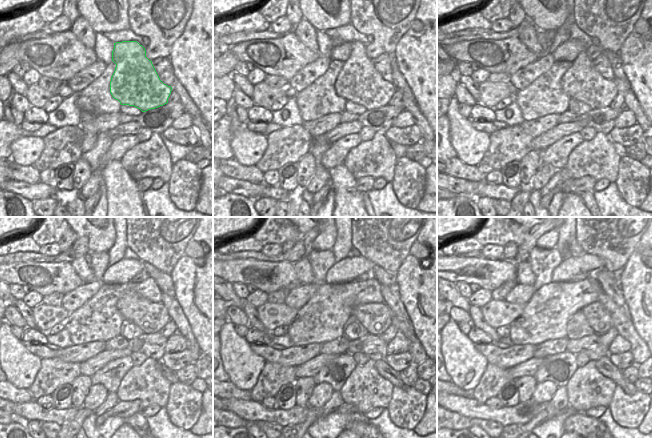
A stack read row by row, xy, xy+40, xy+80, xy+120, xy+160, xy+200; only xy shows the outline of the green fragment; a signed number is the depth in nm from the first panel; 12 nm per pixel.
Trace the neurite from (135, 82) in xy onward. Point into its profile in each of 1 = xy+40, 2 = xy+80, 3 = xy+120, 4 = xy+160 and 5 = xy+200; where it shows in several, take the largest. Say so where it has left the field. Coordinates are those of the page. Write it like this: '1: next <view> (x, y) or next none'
1: next xy+40 (358, 81)
2: next xy+80 (582, 82)
3: next xy+120 (150, 317)
4: next xy+160 (376, 318)
5: next xy+200 (598, 317)

